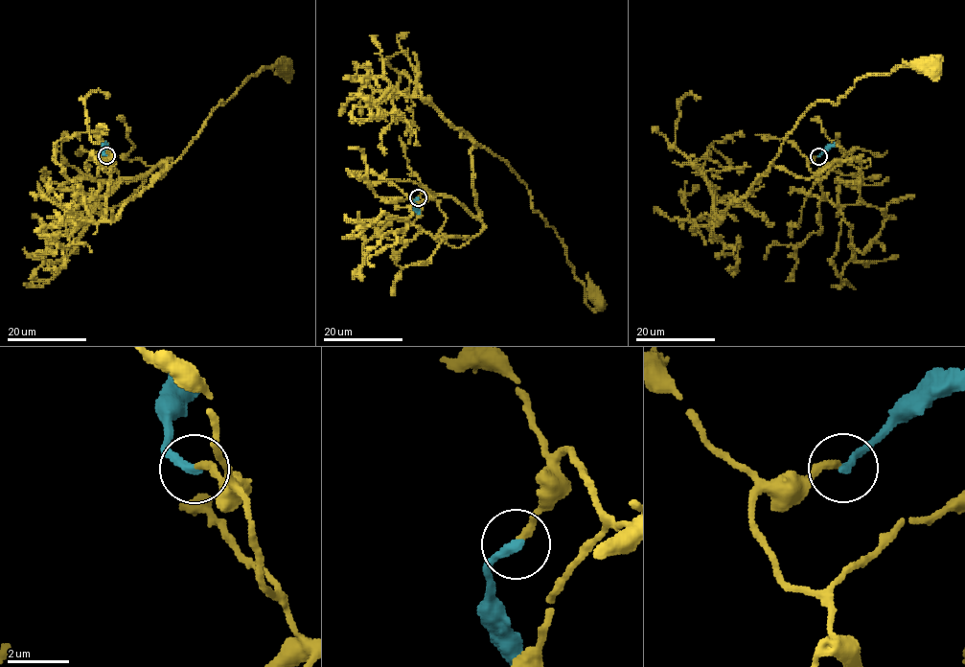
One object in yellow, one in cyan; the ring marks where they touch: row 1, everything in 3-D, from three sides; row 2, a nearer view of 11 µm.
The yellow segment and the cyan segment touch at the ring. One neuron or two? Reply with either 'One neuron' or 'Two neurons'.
One neuron

